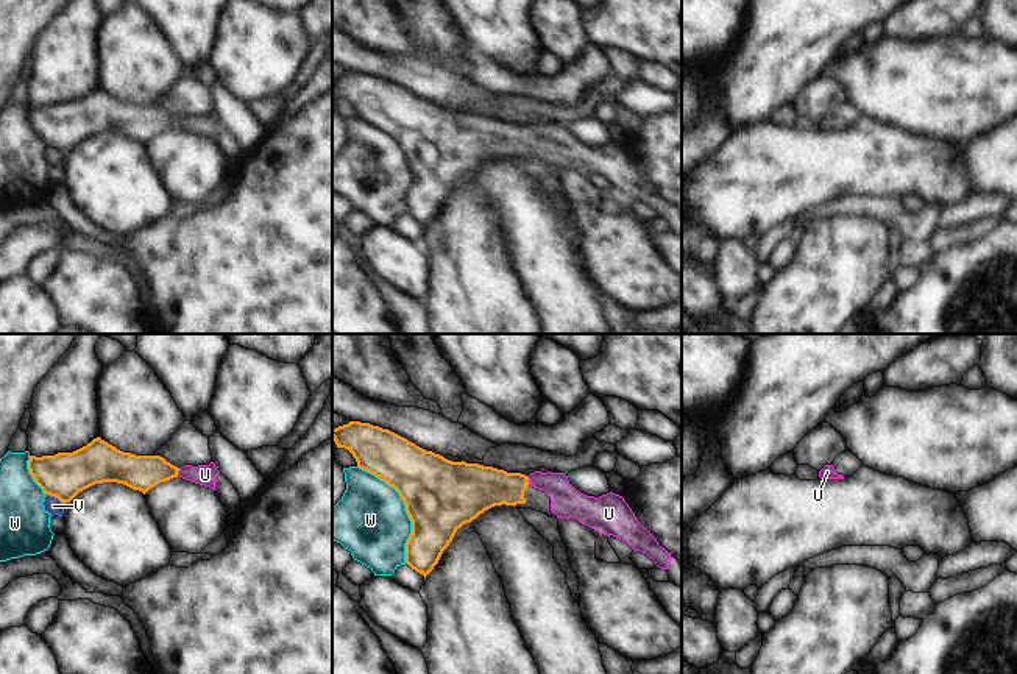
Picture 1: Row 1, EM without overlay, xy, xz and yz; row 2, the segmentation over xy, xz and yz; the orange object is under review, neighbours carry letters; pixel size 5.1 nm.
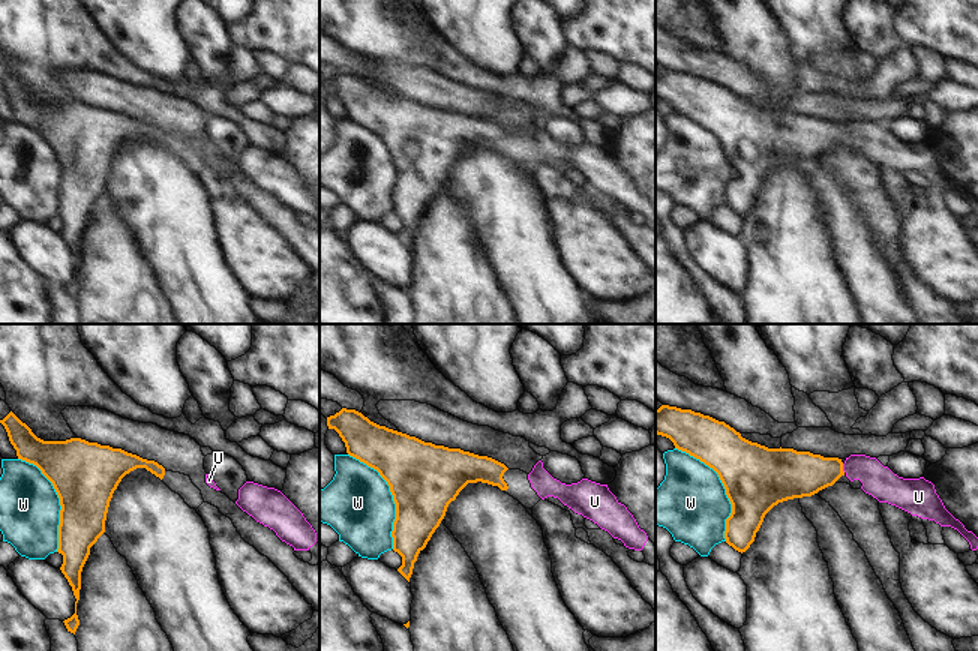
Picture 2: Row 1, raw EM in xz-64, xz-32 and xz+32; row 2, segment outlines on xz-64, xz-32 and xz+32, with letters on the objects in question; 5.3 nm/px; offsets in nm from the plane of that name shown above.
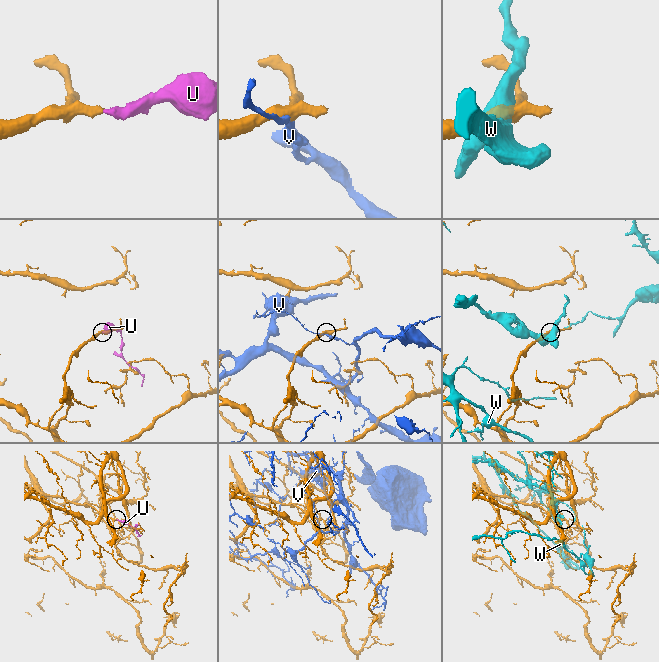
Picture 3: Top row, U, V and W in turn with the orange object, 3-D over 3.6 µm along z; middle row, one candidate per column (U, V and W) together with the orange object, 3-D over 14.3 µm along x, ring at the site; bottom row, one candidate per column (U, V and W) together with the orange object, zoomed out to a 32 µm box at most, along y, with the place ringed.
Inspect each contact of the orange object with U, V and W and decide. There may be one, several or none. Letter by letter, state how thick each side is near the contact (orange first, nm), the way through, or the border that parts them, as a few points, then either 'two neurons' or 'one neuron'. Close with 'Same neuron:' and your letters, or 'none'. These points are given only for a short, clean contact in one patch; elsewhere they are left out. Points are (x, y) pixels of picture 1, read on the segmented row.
U: 220/160 nm | across xz (481, 487), (510, 487), (527, 481), (545, 481), (566, 503) | one neuron
V: 240/90 nm | two neurons
W: 380/380 nm | two neurons
Same neuron: U

